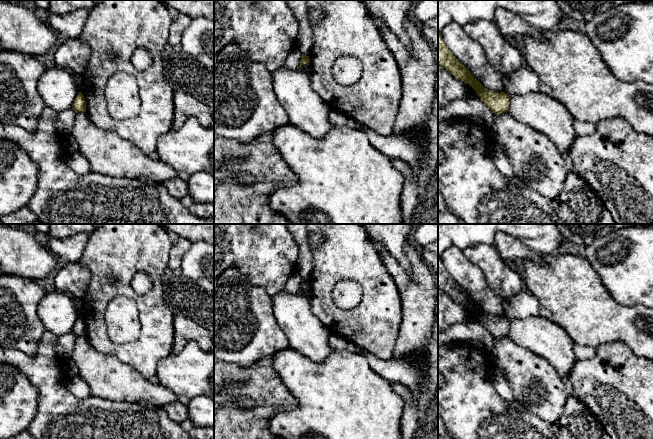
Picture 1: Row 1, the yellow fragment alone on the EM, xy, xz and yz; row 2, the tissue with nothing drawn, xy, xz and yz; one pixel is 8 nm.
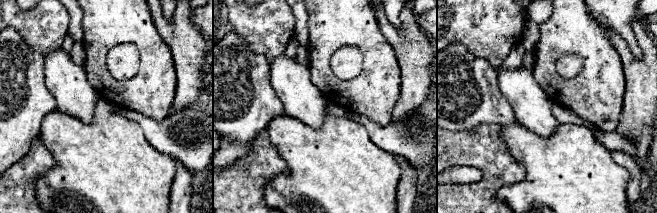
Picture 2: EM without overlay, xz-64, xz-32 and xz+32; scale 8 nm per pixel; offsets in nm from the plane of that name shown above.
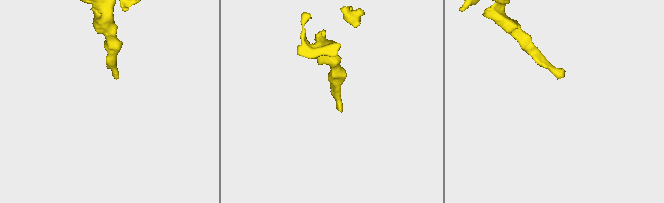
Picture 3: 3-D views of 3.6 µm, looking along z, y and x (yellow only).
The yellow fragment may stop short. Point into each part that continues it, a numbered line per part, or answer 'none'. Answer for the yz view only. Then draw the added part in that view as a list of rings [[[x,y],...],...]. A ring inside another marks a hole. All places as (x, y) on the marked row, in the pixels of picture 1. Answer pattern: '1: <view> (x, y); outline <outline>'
none

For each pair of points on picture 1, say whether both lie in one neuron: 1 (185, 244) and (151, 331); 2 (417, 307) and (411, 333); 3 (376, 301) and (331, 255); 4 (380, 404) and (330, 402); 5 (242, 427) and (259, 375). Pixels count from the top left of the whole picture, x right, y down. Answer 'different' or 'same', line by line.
1: different
2: same
3: same
4: same
5: same

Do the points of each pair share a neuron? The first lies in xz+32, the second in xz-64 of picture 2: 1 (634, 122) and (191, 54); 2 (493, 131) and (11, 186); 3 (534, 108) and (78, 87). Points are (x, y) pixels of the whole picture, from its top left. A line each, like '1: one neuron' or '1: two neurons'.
1: one neuron
2: one neuron
3: one neuron

